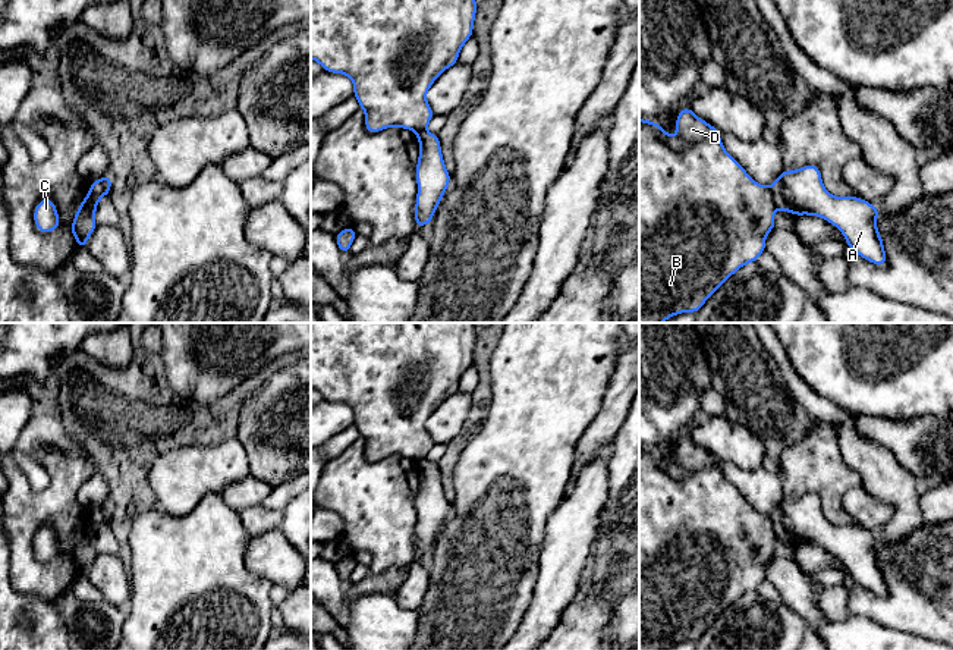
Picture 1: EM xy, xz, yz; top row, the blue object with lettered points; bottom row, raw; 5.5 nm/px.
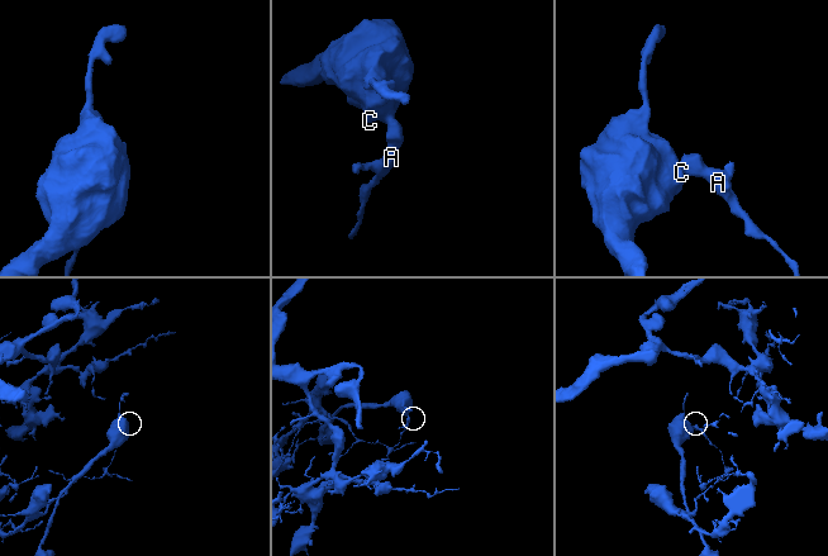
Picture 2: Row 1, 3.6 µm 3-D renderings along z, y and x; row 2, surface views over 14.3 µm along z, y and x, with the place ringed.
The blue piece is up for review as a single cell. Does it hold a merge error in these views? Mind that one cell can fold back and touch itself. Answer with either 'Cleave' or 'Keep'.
Cleave

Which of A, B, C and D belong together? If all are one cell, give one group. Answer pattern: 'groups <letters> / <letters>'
groups A / B C D

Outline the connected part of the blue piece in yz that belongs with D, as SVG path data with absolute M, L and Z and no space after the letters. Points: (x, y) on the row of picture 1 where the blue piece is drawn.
M691 107L682 109L676 116L676 136L671 138L658 122L639 117L639 323L663 323L680 313L696 314L710 296L739 269L757 263L767 251L765 236L776 229L774 197L768 186L755 182L733 158L720 139L723 132L698 117Z

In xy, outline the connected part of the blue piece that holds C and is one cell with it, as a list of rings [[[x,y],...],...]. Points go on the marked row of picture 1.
[[[44,197],[34,208],[34,223],[38,232],[50,233],[60,227],[59,211],[48,197]]]

